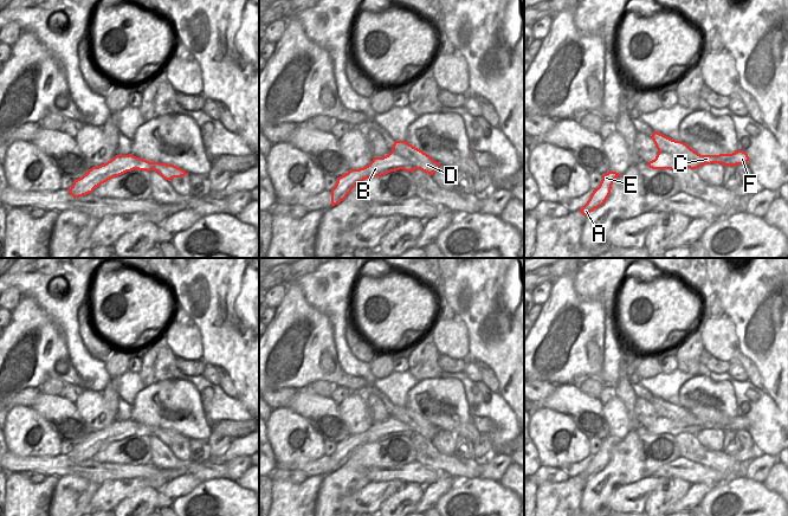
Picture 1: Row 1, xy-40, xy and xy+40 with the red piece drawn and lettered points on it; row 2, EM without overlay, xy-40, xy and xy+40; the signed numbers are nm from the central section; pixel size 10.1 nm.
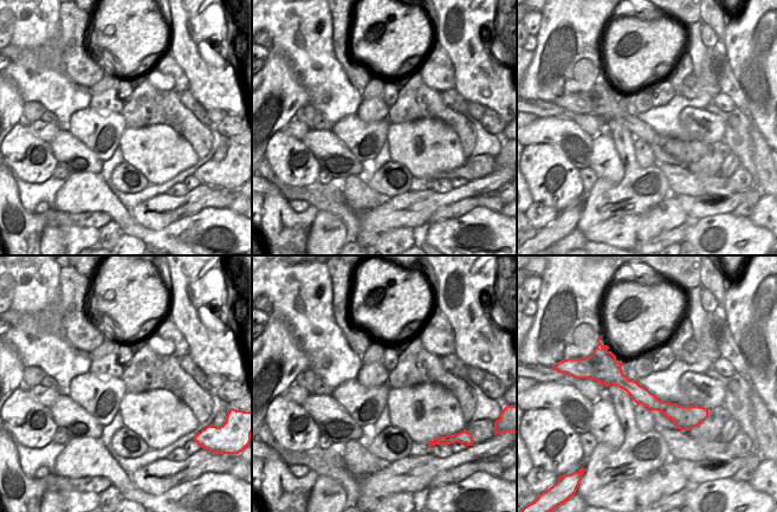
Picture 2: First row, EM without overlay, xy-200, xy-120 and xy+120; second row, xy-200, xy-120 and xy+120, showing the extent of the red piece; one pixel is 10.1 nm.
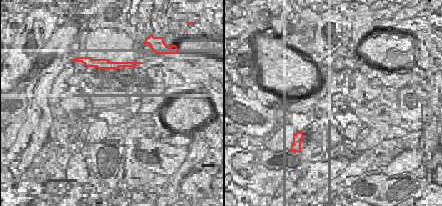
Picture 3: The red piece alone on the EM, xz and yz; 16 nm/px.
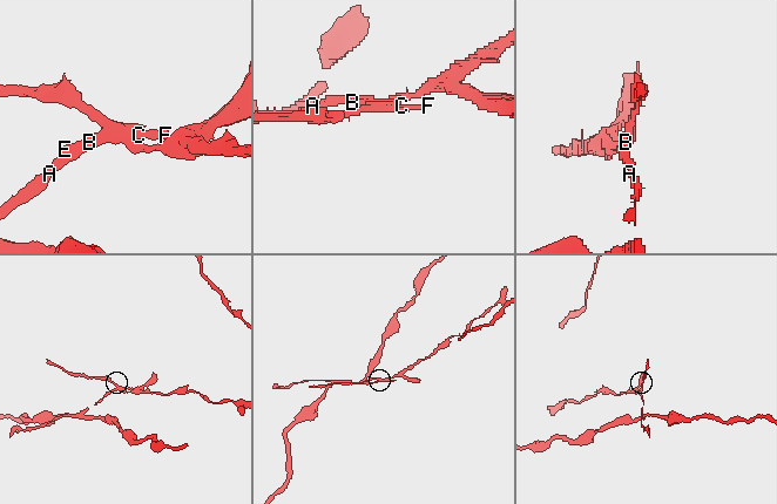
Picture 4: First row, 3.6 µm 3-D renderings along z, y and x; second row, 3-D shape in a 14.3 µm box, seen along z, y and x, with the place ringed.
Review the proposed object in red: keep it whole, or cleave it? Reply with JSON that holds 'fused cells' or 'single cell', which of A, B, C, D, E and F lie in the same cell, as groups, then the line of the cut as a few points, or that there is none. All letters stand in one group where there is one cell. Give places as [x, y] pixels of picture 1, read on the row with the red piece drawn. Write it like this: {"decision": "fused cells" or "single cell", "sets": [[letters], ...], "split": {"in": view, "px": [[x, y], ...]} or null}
{"decision": "fused cells", "sets": [["A", "B", "C", "E", "F"], ["D"]], "split": {"in": "xy+40", "px": [[691, 149], [683, 154], [659, 153]]}}

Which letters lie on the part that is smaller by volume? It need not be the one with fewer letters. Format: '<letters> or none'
D

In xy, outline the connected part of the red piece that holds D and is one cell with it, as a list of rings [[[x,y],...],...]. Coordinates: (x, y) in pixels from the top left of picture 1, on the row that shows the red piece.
[[[394,141],[392,153],[398,153],[408,159],[412,163],[418,166],[418,169],[429,175],[433,175],[440,166],[440,163],[434,161],[429,155],[406,141]]]

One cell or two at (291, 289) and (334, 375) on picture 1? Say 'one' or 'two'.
one

